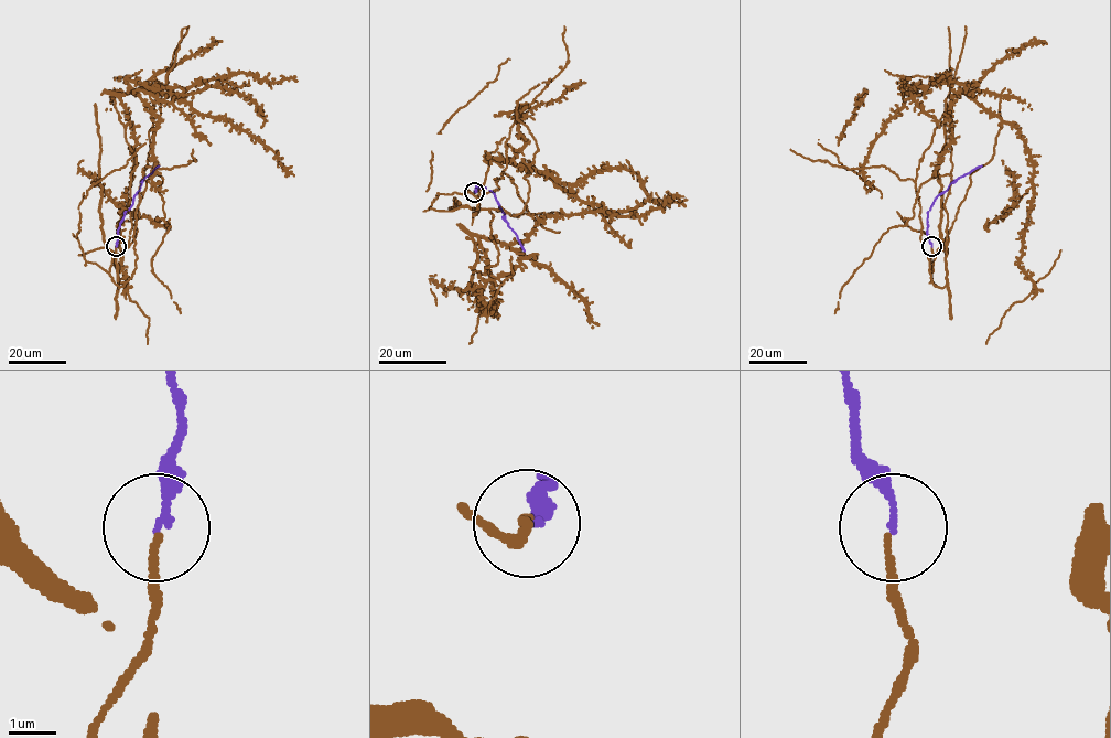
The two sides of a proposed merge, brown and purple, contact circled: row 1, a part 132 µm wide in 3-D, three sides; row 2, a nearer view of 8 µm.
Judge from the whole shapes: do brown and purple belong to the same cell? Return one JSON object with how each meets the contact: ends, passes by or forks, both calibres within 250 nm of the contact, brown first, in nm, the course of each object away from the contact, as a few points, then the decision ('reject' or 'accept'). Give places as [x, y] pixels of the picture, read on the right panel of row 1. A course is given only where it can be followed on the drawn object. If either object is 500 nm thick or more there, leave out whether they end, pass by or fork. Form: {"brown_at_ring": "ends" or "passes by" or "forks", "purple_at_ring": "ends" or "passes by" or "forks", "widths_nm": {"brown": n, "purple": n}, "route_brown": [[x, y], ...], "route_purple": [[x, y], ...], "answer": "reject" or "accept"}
{"brown_at_ring": "ends", "purple_at_ring": "ends", "widths_nm": {"brown": 130, "purple": 150}, "route_brown": [[931, 246], [942, 287], [1000, 96], [969, 95], [1028, 153], [1018, 266], [1035, 289], [985, 344]], "route_purple": [[931, 246], [927, 212], [935, 199], [949, 184], [982, 166]], "answer": "accept"}

